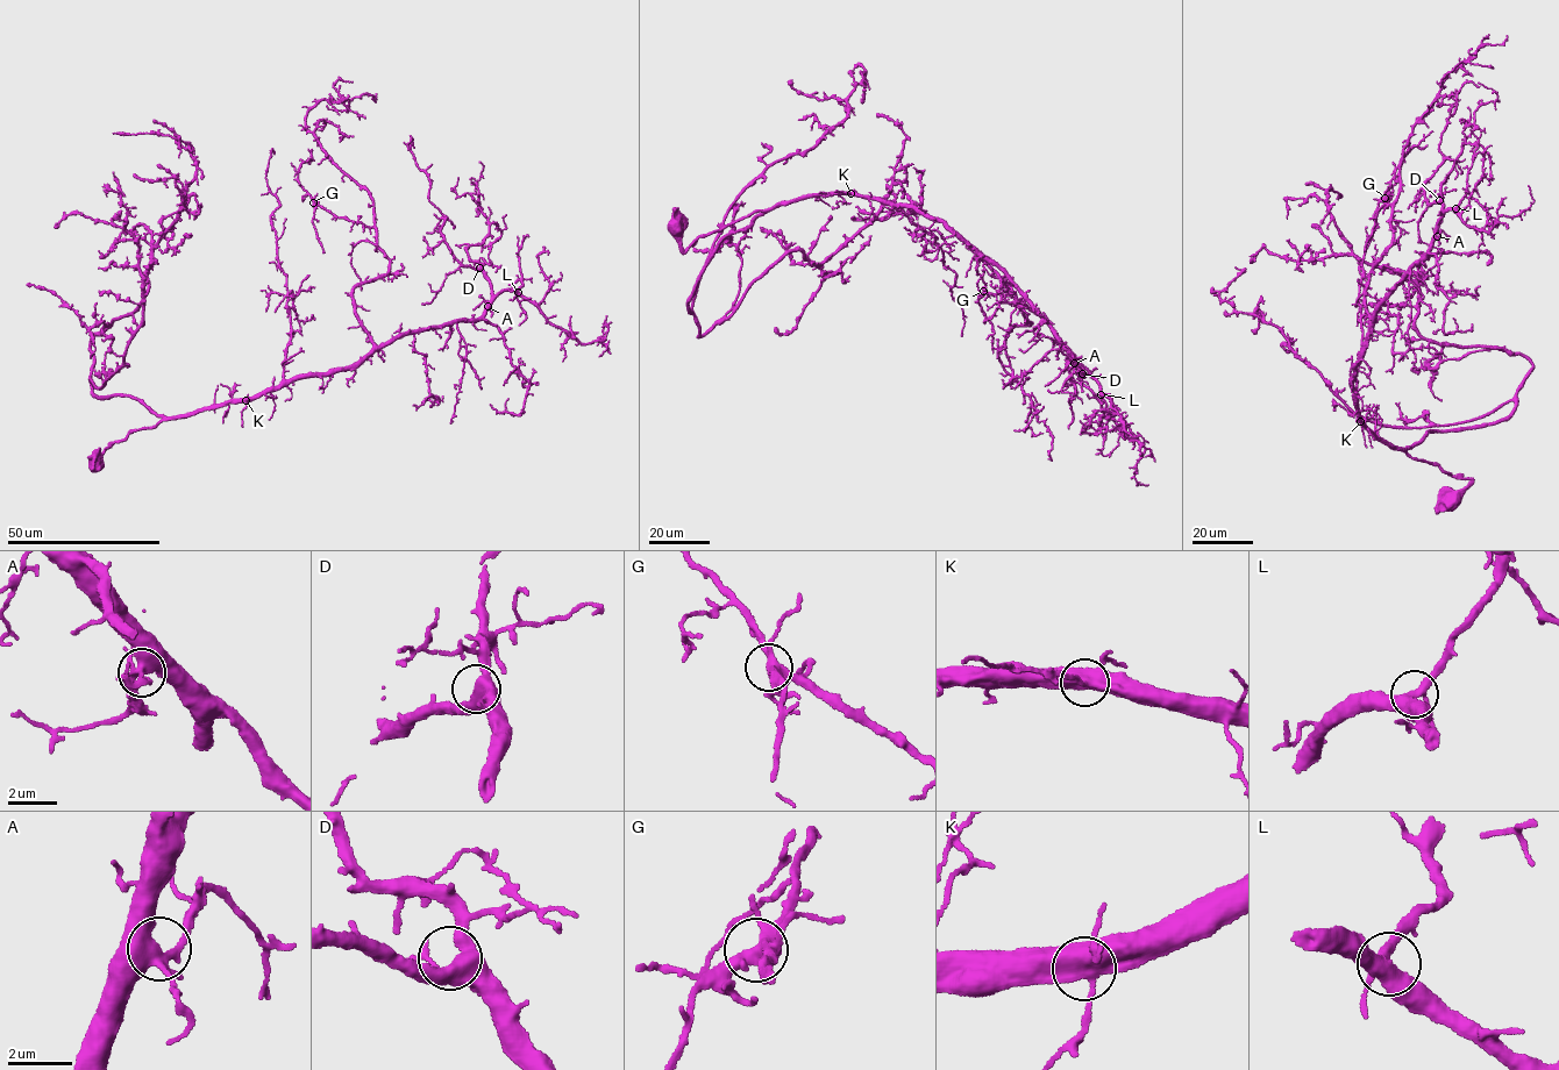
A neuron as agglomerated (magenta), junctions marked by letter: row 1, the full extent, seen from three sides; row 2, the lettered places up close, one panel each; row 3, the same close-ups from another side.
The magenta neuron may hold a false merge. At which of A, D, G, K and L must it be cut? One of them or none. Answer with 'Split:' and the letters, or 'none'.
Split: none

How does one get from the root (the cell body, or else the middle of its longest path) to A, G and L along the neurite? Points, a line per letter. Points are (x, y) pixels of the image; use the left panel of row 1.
A: (95, 462), (129, 433), (251, 399), (296, 380), (342, 370), (401, 334), (472, 321), (488, 306)
G: (95, 462), (129, 433), (342, 370), (370, 352), (353, 290), (388, 275), (389, 258), (372, 227), (313, 202)
L: (95, 462), (129, 433), (251, 399), (296, 380), (342, 370), (401, 334), (472, 321), (498, 293), (518, 292)

